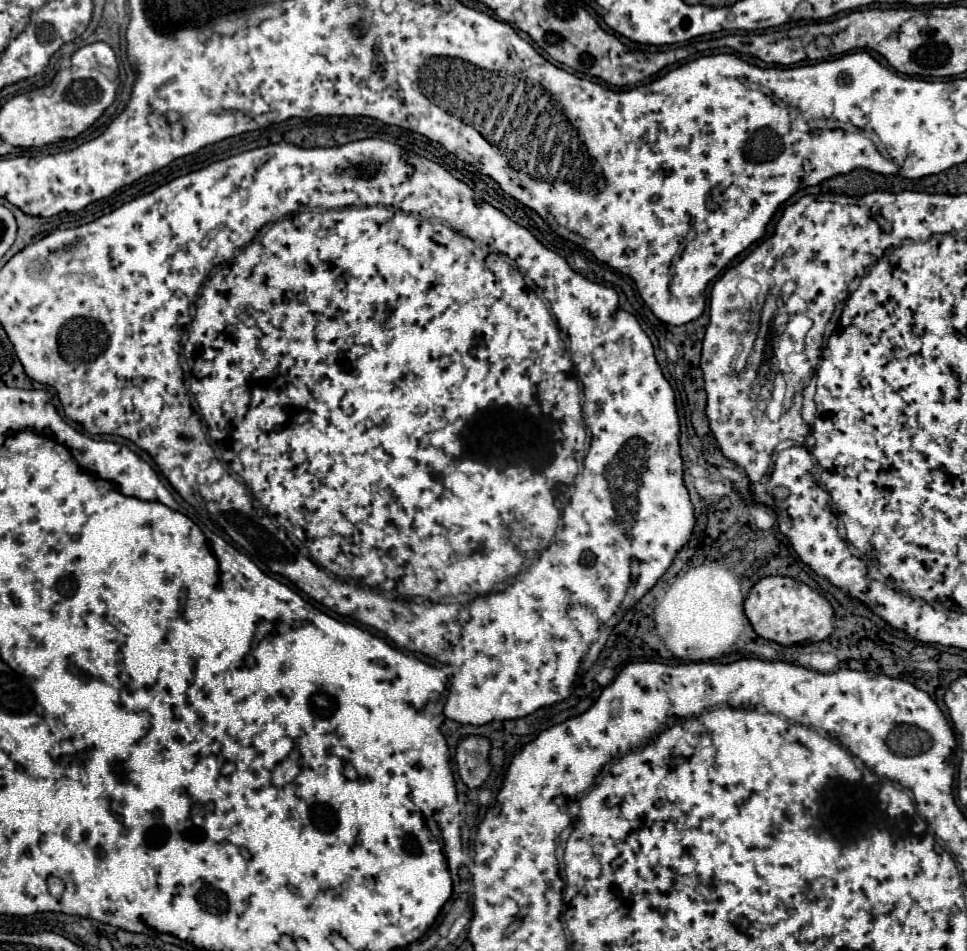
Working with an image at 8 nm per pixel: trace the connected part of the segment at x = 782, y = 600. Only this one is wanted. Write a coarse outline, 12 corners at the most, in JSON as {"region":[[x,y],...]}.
{"region":[[787,576],[759,580],[753,630],[793,646],[831,636],[833,606]]}

